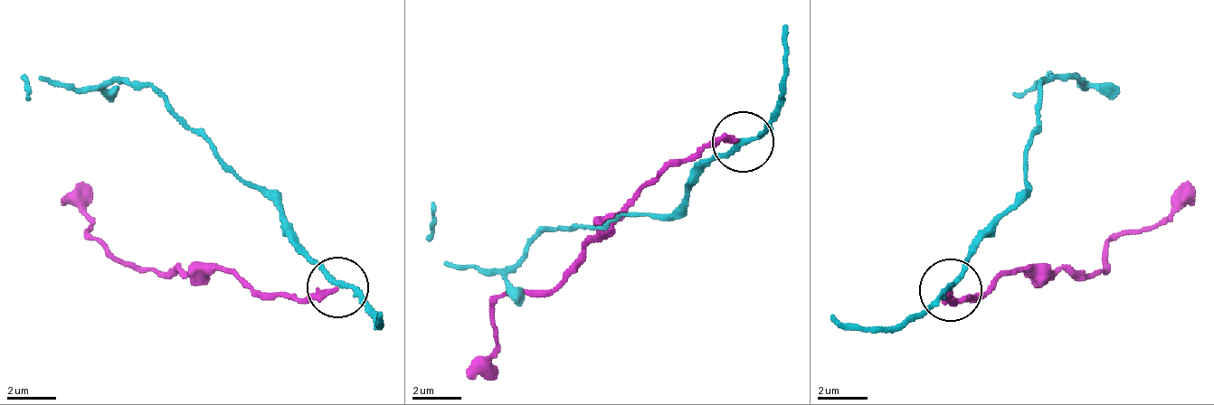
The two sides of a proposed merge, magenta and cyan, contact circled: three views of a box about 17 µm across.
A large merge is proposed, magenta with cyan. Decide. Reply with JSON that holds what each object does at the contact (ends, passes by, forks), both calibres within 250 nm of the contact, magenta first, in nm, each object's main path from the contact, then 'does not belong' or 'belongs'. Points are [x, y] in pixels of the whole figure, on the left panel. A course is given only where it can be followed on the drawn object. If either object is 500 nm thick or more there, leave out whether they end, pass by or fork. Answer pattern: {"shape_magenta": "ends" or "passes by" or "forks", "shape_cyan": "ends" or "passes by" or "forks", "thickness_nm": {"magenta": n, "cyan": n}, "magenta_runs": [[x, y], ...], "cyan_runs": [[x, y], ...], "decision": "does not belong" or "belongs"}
{"shape_magenta": "ends", "shape_cyan": "passes by", "thickness_nm": {"magenta": 240, "cyan": 190}, "magenta_runs": [[339, 288], [290, 301], [266, 295], [235, 270], [145, 270], [120, 264], [90, 234], [83, 179]], "cyan_runs": [[339, 288], [260, 192], [150, 88], [108, 82], [71, 88], [41, 76], [29, 76], [29, 100]], "decision": "does not belong"}

